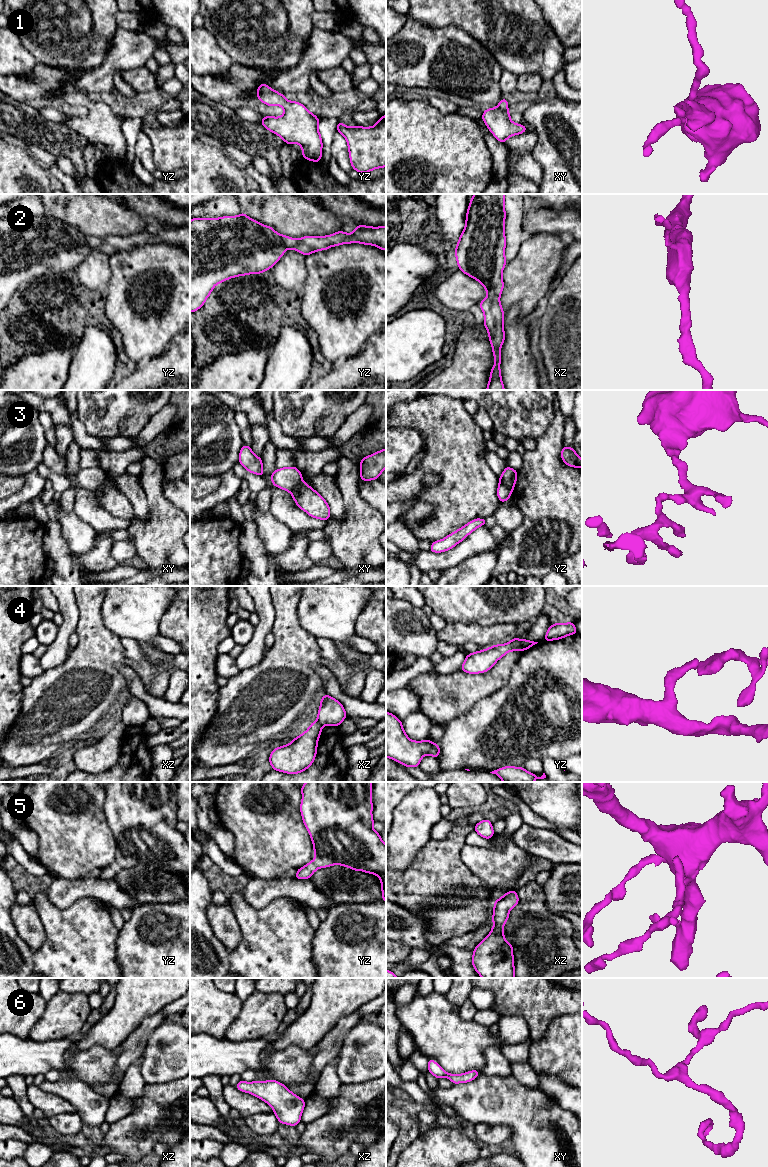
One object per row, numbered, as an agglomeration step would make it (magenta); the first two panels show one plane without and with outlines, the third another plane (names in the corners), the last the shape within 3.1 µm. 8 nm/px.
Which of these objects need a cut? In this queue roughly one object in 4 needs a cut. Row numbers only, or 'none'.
3, 4

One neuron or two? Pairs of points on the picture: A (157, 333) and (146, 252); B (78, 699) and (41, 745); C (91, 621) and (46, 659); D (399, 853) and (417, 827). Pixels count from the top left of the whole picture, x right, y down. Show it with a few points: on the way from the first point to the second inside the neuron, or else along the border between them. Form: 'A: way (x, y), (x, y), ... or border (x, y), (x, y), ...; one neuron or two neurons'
A: way (169, 311), (177, 285), (174, 274), (168, 270); one neuron
B: way (67, 710), (43, 734); one neuron
C: border (78, 607), (78, 622), (74, 630); two neurons
D: way (399, 847), (411, 833); one neuron

